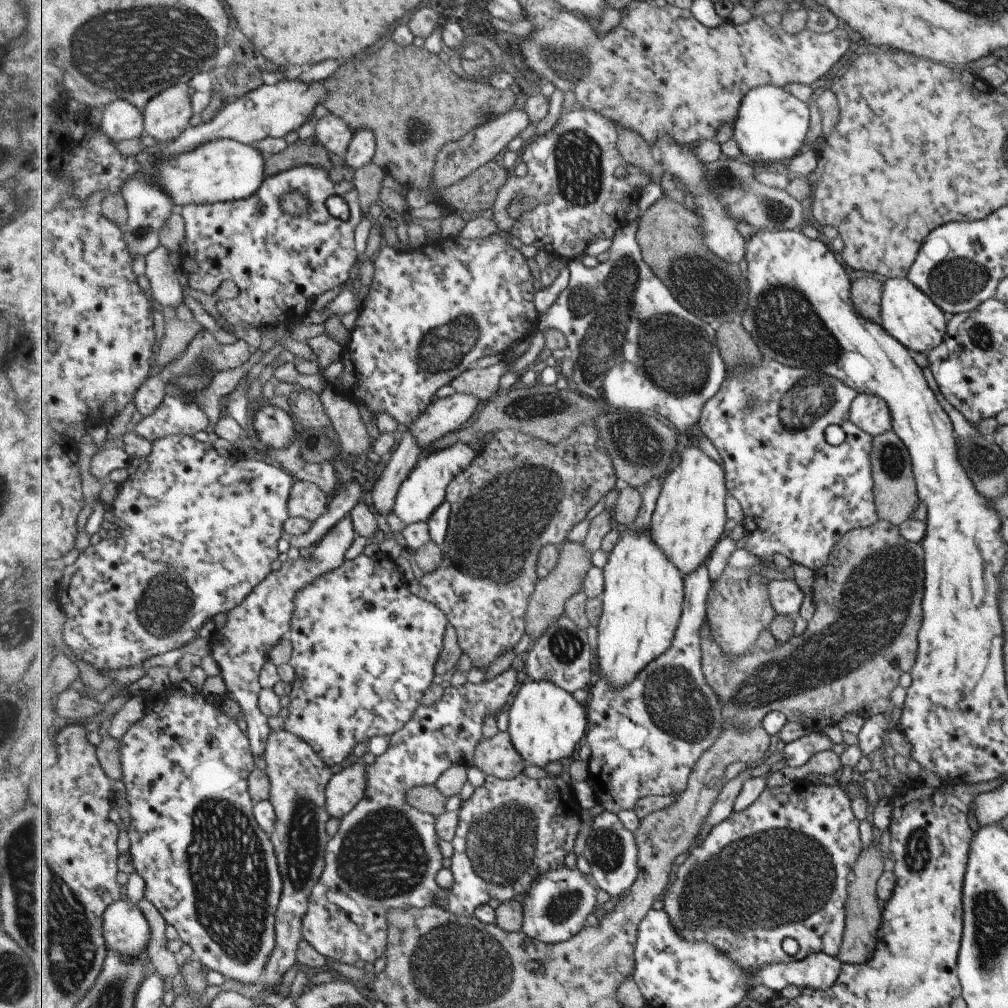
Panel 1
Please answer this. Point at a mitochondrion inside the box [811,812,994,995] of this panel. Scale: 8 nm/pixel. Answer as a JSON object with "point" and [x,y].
{"point":[916,854]}

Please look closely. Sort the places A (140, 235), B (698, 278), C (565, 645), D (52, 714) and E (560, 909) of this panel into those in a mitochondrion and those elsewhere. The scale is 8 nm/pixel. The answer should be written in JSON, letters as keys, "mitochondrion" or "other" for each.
{"A":"mitochondrion","B":"mitochondrion","C":"mitochondrion","D":"other","E":"mitochondrion"}

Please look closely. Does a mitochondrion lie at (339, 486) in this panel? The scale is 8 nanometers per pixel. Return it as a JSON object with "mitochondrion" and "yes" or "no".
{"mitochondrion":"no"}

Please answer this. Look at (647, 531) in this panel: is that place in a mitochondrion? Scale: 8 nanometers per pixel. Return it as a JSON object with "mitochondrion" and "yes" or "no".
{"mitochondrion":"no"}

